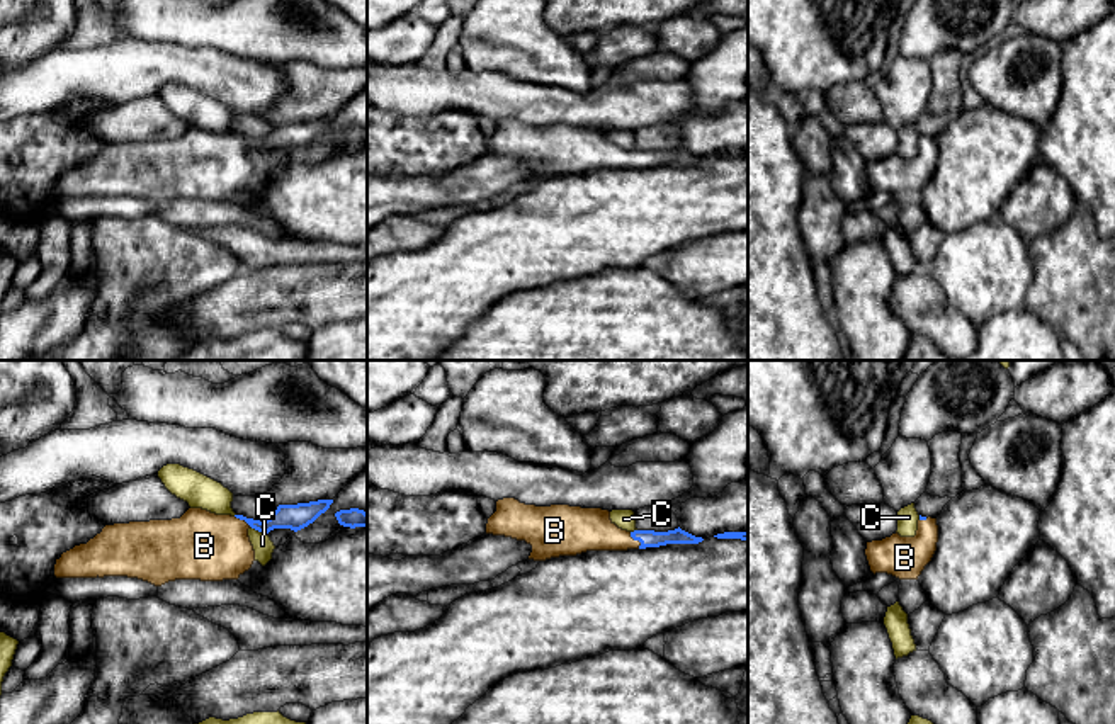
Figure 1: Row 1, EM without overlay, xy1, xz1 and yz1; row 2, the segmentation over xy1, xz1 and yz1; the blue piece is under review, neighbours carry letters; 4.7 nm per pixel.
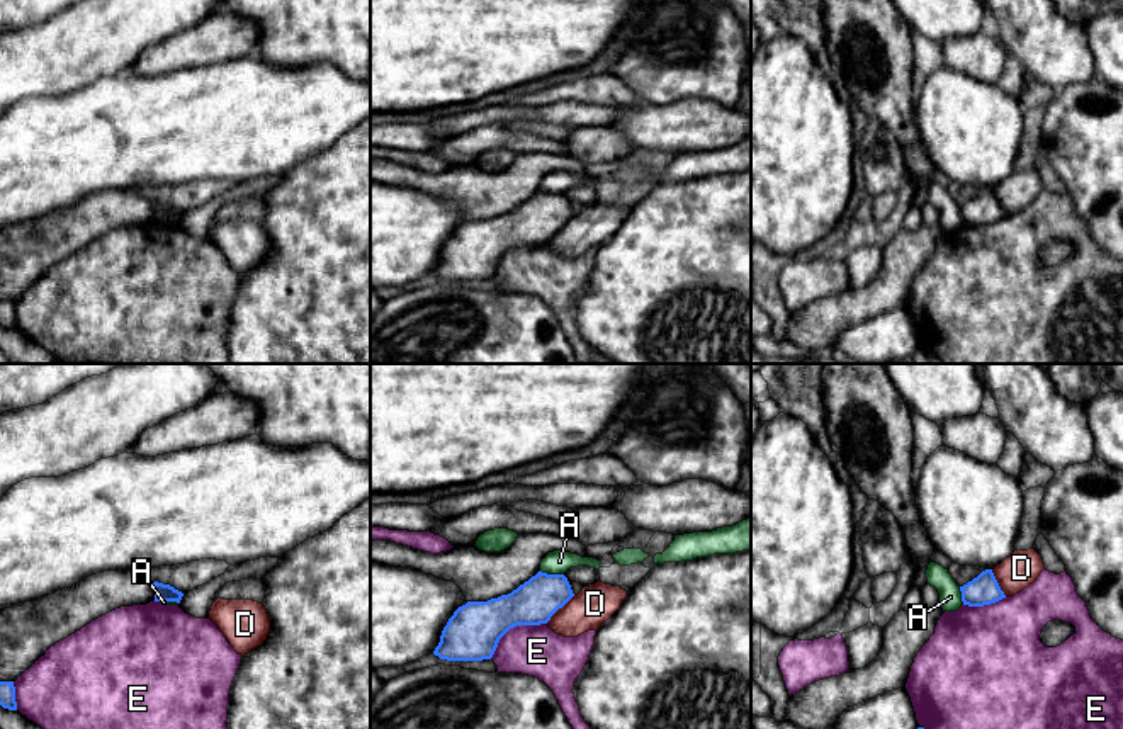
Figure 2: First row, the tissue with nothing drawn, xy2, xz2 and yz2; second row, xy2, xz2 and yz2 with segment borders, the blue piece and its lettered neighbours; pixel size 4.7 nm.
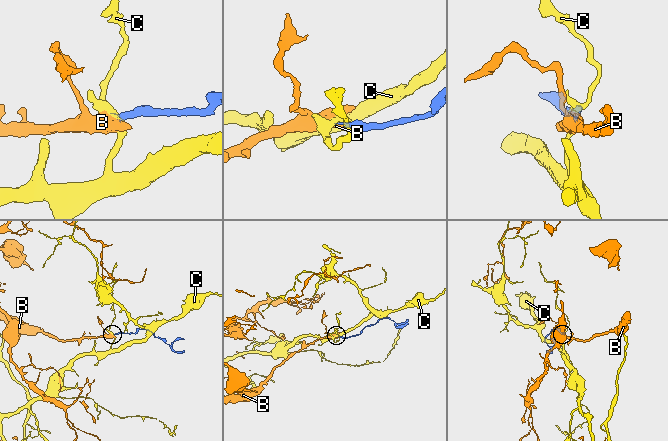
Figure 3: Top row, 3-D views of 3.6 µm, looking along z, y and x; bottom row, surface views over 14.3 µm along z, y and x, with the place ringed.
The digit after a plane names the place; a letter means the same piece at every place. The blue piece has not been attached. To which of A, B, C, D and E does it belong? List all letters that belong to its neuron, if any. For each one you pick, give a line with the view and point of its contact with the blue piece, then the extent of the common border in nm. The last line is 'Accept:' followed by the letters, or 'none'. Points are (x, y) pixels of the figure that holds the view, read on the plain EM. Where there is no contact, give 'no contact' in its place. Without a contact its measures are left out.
B: contact xz1 (636, 158); length 90 nm
Accept: B

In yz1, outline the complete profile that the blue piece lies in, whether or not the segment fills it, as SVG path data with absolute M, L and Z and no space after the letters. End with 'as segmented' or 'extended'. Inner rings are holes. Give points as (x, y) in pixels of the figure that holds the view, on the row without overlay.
M920 134L914 156L901 156L896 151L882 160L867 161L865 175L874 194L887 192L899 199L918 199L931 180L937 161L937 138Z; extended

